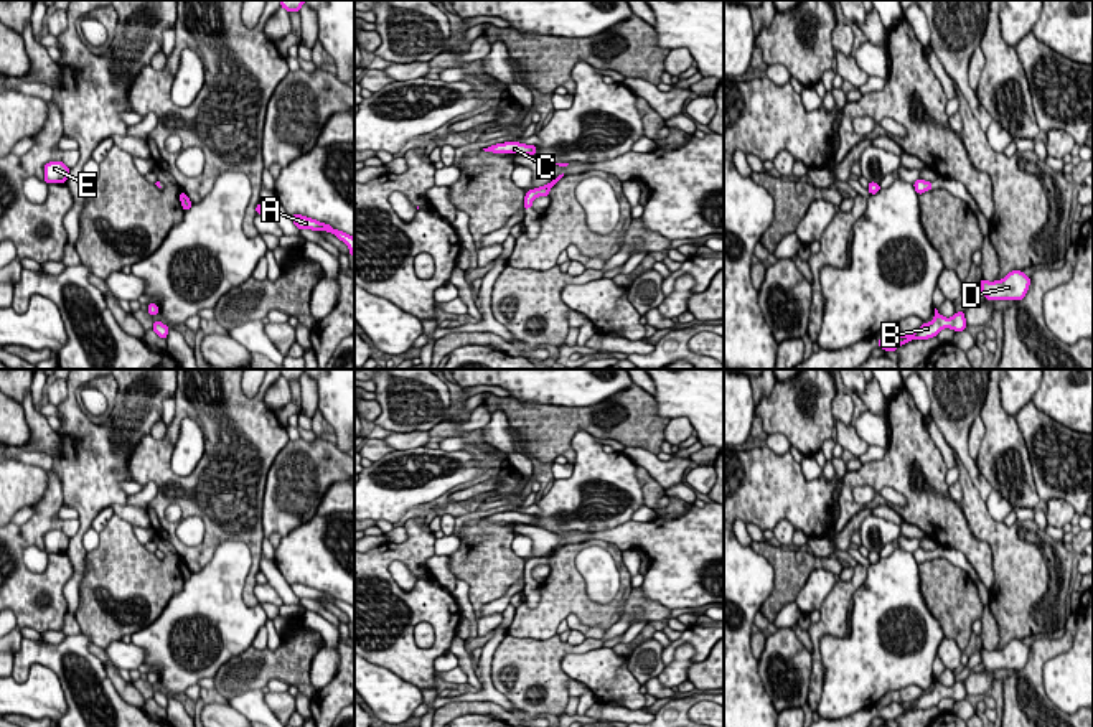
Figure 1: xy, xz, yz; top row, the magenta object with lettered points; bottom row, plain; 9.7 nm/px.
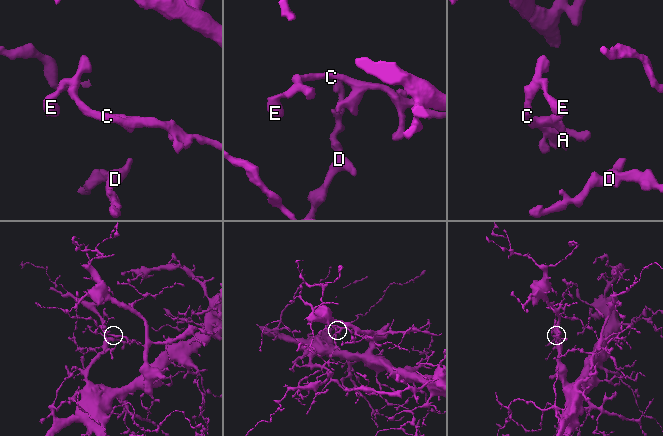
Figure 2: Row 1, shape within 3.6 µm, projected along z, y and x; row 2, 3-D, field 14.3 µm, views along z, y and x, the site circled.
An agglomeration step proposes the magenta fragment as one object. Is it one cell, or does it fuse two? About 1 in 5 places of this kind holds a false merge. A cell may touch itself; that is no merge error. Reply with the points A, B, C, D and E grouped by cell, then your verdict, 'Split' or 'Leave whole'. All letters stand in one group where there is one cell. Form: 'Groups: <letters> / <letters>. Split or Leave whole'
Groups: A B C D E. Leave whole

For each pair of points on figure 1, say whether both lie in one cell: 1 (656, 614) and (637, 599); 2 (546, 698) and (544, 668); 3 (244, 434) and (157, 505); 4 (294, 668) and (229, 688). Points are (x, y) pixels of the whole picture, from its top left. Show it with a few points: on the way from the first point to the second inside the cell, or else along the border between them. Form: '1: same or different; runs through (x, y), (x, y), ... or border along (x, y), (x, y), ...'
1: same; runs through (652, 610), (642, 602)
2: same; runs through (544, 691), (544, 675)
3: same; runs through (236, 460), (205, 492), (183, 492)
4: same; runs through (277, 668), (246, 671)

